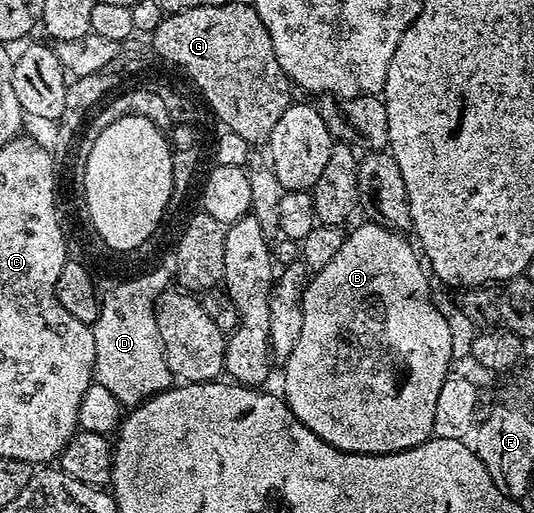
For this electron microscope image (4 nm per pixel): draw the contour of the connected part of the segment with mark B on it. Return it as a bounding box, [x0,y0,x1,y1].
[282,223,454,454]

